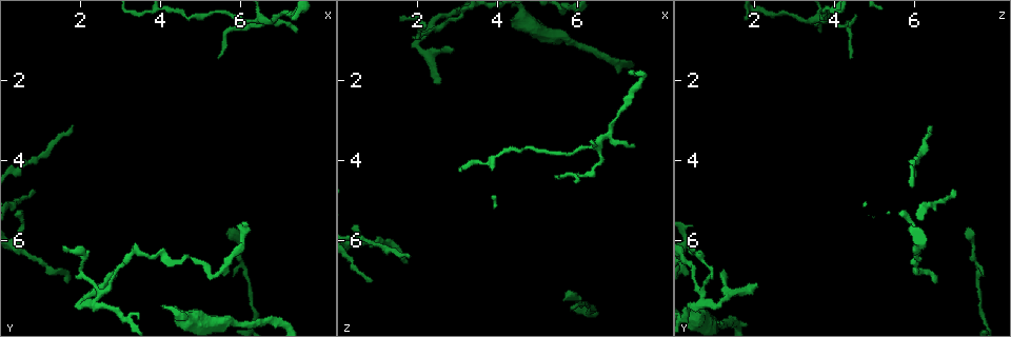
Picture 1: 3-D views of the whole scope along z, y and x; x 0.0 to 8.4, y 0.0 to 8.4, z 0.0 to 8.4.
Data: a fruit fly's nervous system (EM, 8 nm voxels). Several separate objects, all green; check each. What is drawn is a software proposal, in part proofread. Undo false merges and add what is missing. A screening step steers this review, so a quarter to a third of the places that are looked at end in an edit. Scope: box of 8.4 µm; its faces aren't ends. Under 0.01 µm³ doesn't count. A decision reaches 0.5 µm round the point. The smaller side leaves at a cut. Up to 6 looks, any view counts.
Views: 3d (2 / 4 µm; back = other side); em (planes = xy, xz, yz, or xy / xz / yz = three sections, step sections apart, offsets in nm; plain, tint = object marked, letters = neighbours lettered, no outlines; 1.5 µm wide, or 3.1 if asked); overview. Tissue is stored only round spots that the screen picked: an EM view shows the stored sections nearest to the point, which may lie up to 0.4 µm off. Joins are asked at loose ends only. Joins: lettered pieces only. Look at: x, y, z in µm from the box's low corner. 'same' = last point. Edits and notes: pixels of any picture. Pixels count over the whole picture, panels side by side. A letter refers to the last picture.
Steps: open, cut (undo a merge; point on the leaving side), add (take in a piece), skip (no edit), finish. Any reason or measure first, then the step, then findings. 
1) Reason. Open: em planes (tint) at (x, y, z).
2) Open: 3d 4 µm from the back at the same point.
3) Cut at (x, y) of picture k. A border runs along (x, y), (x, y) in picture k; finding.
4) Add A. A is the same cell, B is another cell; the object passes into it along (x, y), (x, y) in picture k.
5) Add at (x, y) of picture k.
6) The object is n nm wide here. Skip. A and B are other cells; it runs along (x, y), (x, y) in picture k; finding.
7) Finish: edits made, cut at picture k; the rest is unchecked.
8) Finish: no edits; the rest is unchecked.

Open: 3d 2 µm at (2.80, 6.75, 1.15).

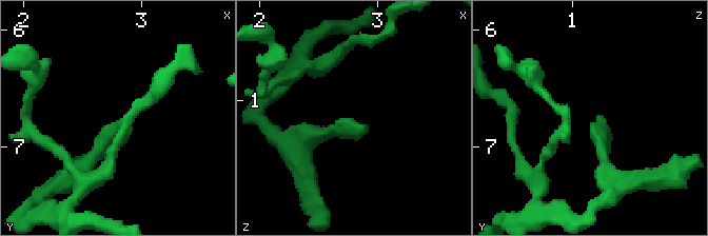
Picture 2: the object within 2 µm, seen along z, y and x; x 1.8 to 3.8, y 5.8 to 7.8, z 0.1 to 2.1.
Shape alone is not enough. Open: em yz step 8 (letters) at (2.86, 6.74, 1.24).

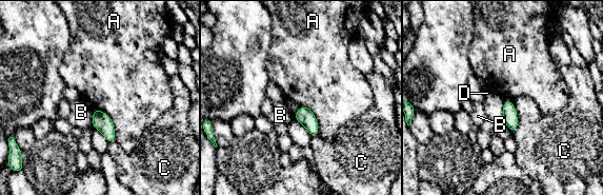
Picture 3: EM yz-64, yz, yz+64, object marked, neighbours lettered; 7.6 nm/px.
Skip. A, B, C and D are other cells; a border runs along (93, 108), (111, 118), (116, 140) in picture 3; no lettered piece goes on from it.

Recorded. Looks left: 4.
Thin end. Open: 3d 4 µm from the back at (1.70, 7.00, 6.45).

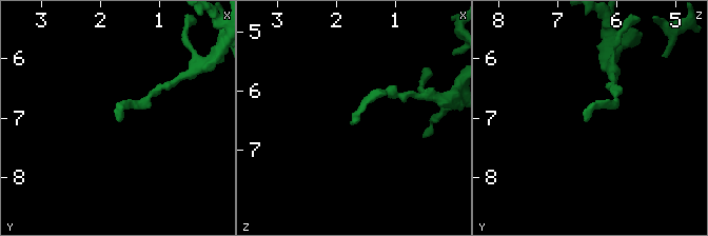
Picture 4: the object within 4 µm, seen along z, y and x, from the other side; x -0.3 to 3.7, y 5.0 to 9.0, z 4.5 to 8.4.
Shape alone is not enough. Open: em yz step 4 (letters) at (1.70, 7.05, 6.45).

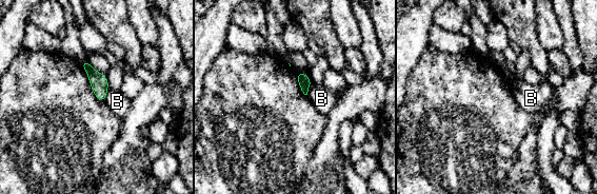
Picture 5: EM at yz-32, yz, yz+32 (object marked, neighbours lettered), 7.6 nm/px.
Skip. B is another cell; a border runs along (108, 90), (104, 100) in picture 5; none of them fits.

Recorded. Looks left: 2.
Thin end. Open: em xy step 8 (tint) at (7.40, 0.75, 3.70).

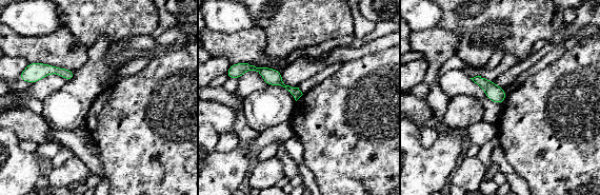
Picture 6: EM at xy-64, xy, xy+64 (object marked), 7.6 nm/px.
Cut it another way. Open: em planes (letters) at the same point.

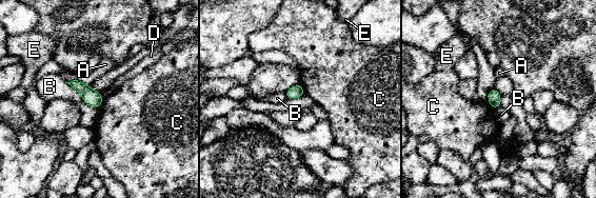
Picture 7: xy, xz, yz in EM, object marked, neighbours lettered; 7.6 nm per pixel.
Skip. A, B, C, D and E are other cells; a border runs along (66, 82), (87, 104), (99, 109) in picture 7; none of them fits.

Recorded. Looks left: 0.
Finish: no edits; the rest is unchecked.

